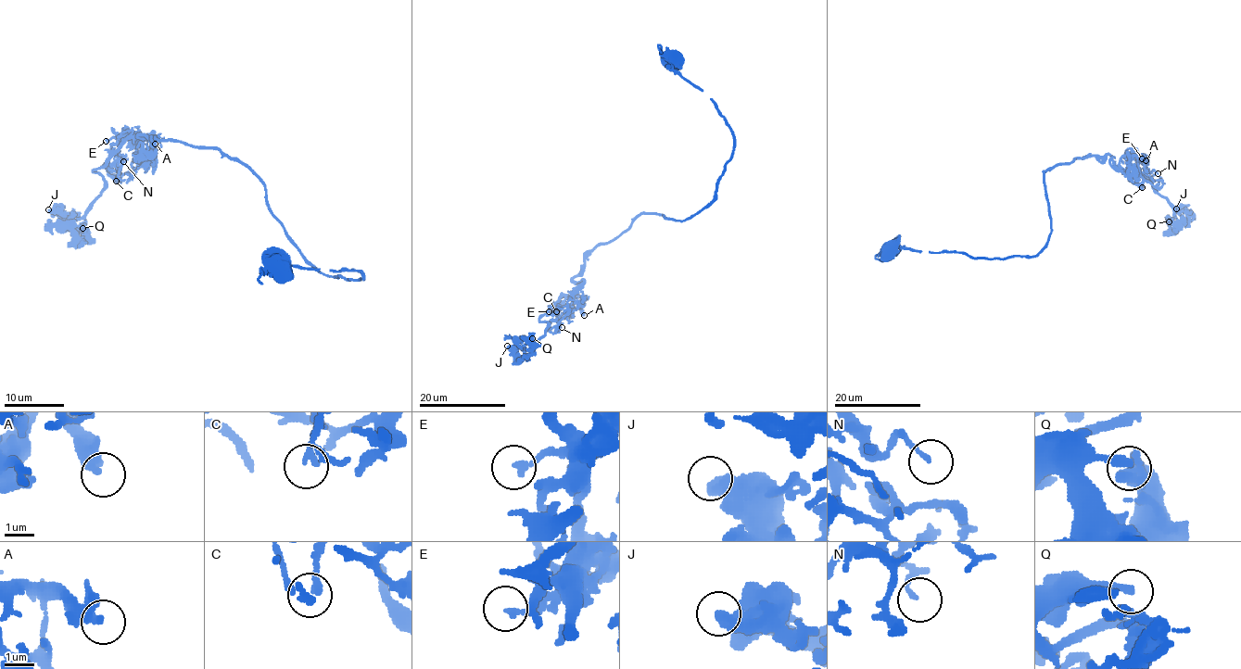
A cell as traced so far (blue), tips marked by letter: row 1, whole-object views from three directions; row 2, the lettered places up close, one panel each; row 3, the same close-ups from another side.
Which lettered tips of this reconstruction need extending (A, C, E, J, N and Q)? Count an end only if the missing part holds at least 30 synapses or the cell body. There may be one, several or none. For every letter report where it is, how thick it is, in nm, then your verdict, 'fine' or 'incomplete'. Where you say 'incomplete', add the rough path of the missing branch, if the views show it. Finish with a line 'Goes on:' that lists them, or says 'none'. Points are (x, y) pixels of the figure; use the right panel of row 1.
A: place (1146, 160); calibre 320 nm; fine
C: place (1142, 187); calibre 200 nm; fine
E: place (1142, 158); calibre 240 nm; fine
J: place (1176, 208); calibre 550 nm; fine
N: place (1158, 173); calibre 140 nm; fine
Q: place (1169, 221); calibre 240 nm; fine
Goes on: none

